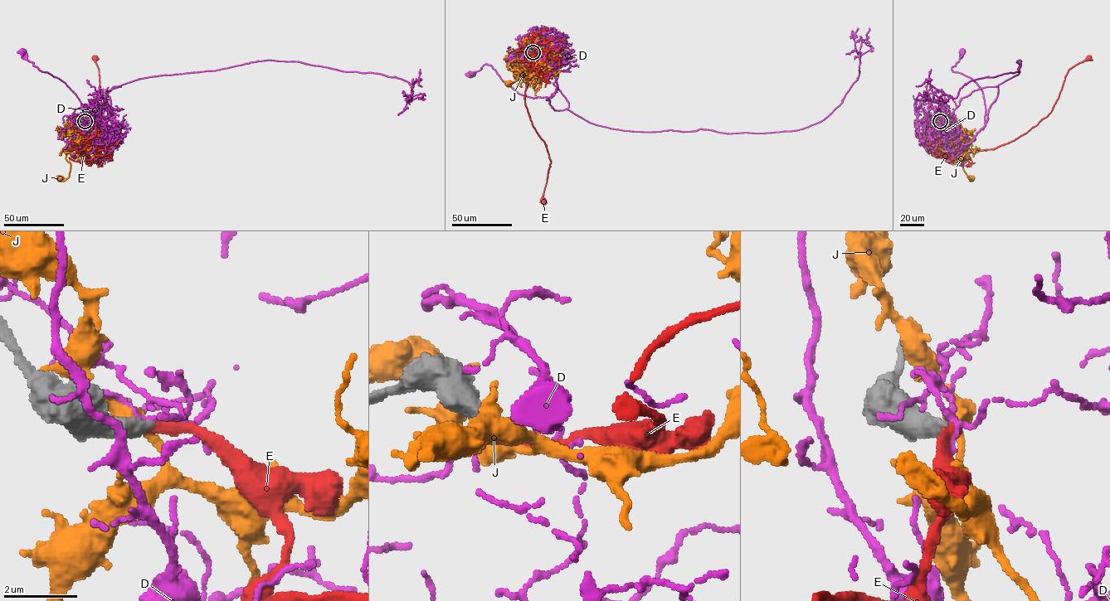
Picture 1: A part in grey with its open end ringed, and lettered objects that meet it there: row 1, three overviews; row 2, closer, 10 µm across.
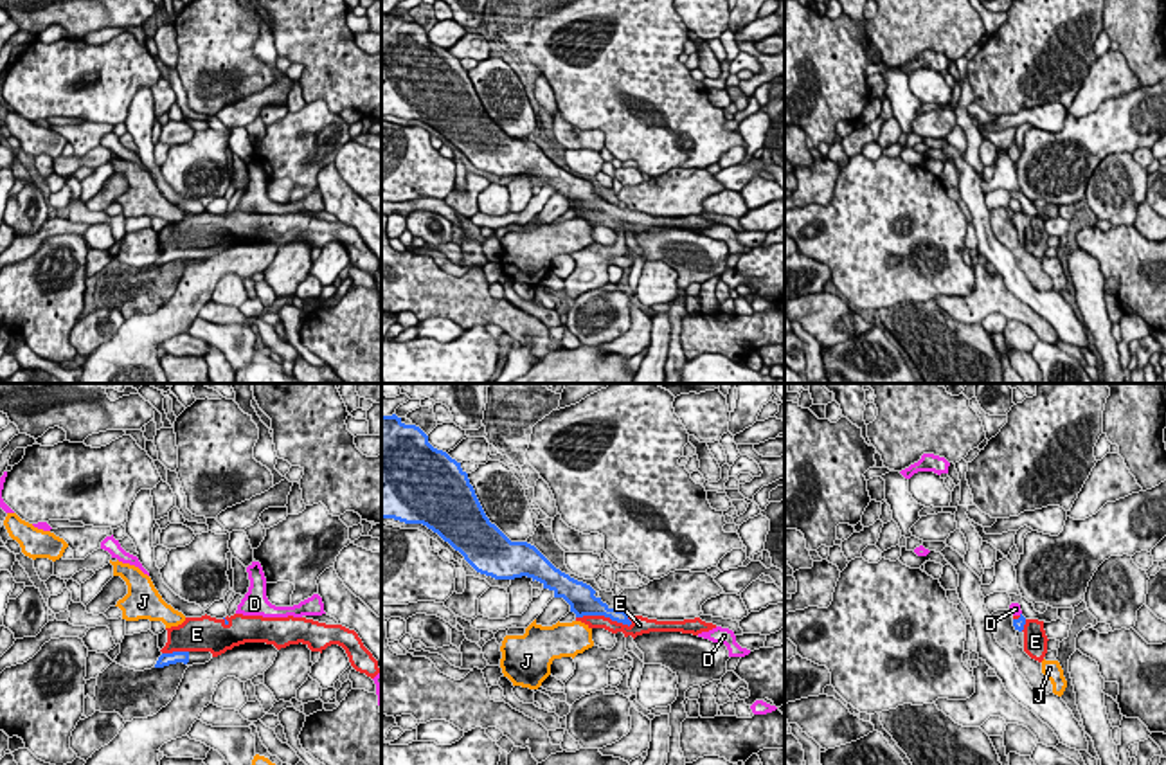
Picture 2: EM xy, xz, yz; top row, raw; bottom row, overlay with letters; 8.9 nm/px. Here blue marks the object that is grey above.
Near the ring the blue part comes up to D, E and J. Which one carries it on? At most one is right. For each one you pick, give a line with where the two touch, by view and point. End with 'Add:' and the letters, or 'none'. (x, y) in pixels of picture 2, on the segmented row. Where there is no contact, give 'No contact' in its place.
E: Touches blue at xz (605, 616)
Add: E

